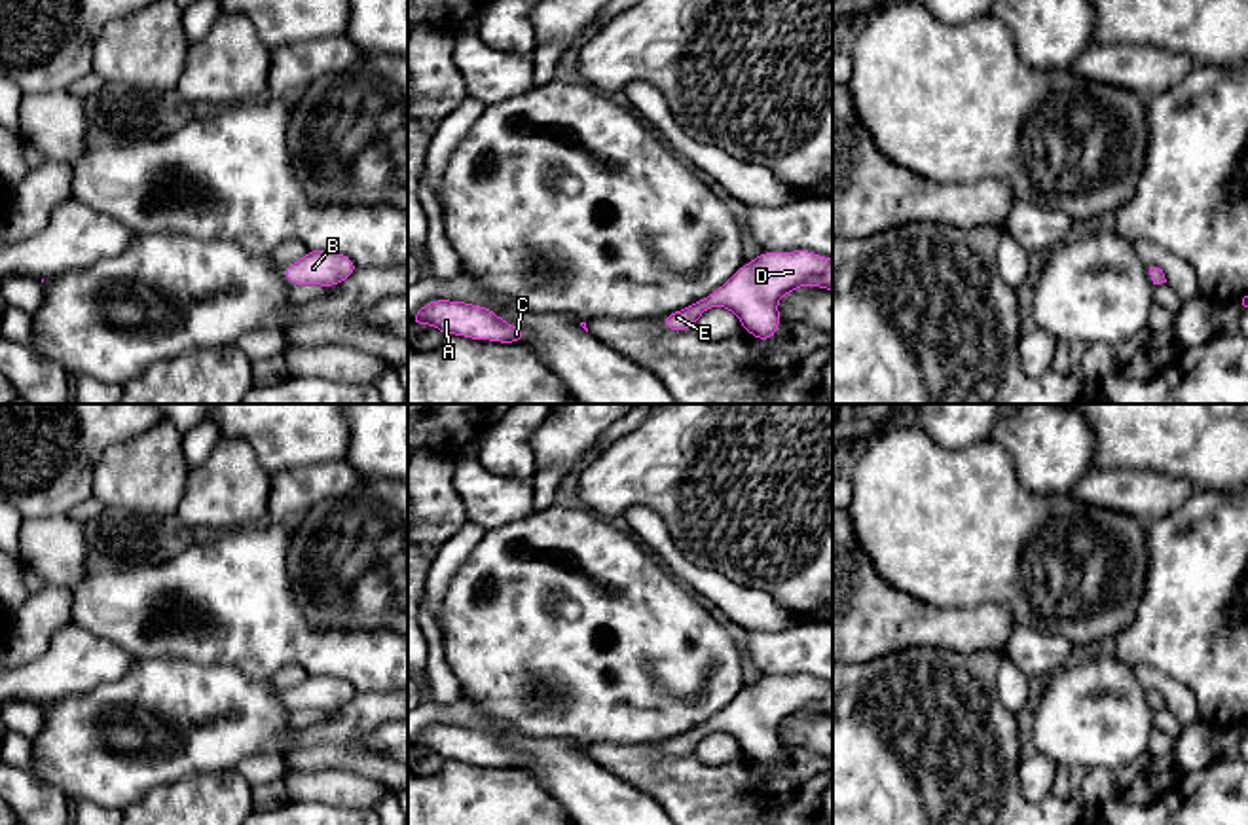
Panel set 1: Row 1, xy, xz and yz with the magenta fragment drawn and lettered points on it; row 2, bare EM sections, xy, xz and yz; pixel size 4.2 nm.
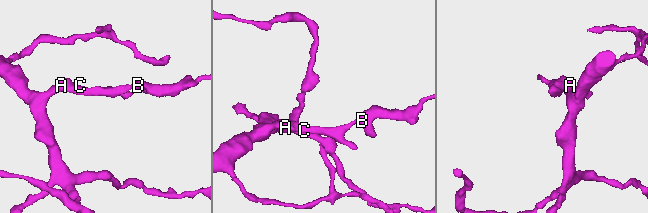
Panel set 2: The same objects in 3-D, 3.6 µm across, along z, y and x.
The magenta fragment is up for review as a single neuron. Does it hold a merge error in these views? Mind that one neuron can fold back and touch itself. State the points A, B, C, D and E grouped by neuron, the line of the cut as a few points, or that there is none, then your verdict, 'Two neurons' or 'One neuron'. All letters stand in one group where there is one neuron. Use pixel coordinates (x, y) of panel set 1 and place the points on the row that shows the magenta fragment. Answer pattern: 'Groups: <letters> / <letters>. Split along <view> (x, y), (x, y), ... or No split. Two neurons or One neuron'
Groups: A B C D E. No split. One neuron

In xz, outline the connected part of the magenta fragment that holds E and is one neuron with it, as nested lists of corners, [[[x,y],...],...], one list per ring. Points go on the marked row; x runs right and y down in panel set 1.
[[[810,250],[761,252],[707,298],[662,317],[662,322],[668,330],[681,332],[717,305],[734,311],[747,334],[768,341],[781,321],[778,300],[806,284],[833,290],[833,260]]]

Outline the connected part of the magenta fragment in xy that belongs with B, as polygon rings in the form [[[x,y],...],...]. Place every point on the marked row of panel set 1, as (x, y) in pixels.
[[[307,250],[302,260],[286,266],[283,273],[290,284],[336,286],[357,269],[357,264],[340,252]]]

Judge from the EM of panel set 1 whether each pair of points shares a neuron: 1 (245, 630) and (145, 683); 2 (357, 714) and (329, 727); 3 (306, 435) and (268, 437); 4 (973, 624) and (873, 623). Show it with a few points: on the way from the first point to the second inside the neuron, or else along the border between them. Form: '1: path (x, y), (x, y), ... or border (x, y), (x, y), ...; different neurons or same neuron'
1: border (143, 657), (181, 657), (201, 664), (230, 666); different neurons
2: path (349, 721), (344, 727), (336, 727); same neuron
3: path (296, 435), (277, 435); same neuron
4: path (949, 624), (898, 623); same neuron

